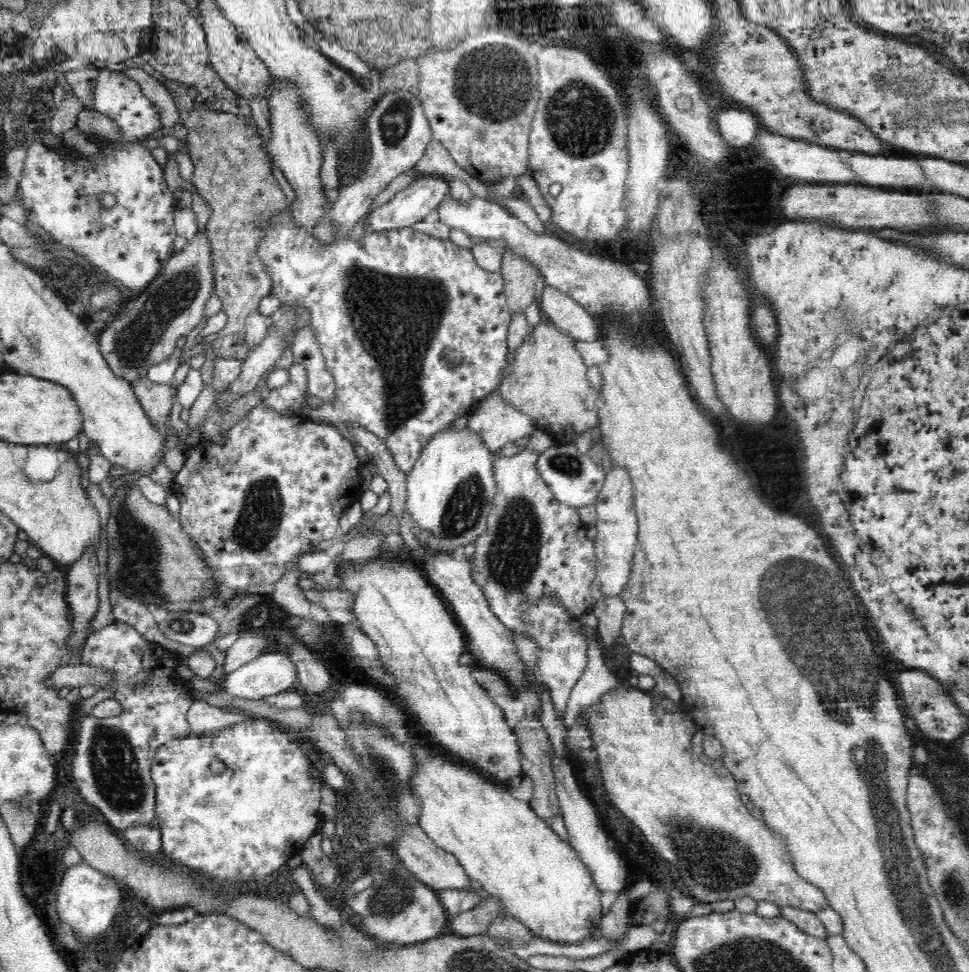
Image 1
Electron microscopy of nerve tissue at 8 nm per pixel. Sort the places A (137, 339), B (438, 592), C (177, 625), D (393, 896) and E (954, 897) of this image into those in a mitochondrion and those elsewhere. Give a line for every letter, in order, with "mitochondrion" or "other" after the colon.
A: mitochondrion
B: other
C: mitochondrion
D: mitochondrion
E: mitochondrion

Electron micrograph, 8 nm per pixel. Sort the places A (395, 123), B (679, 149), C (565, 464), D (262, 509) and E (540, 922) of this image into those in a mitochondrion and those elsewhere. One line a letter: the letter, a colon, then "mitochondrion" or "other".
A: mitochondrion
B: other
C: mitochondrion
D: mitochondrion
E: other

